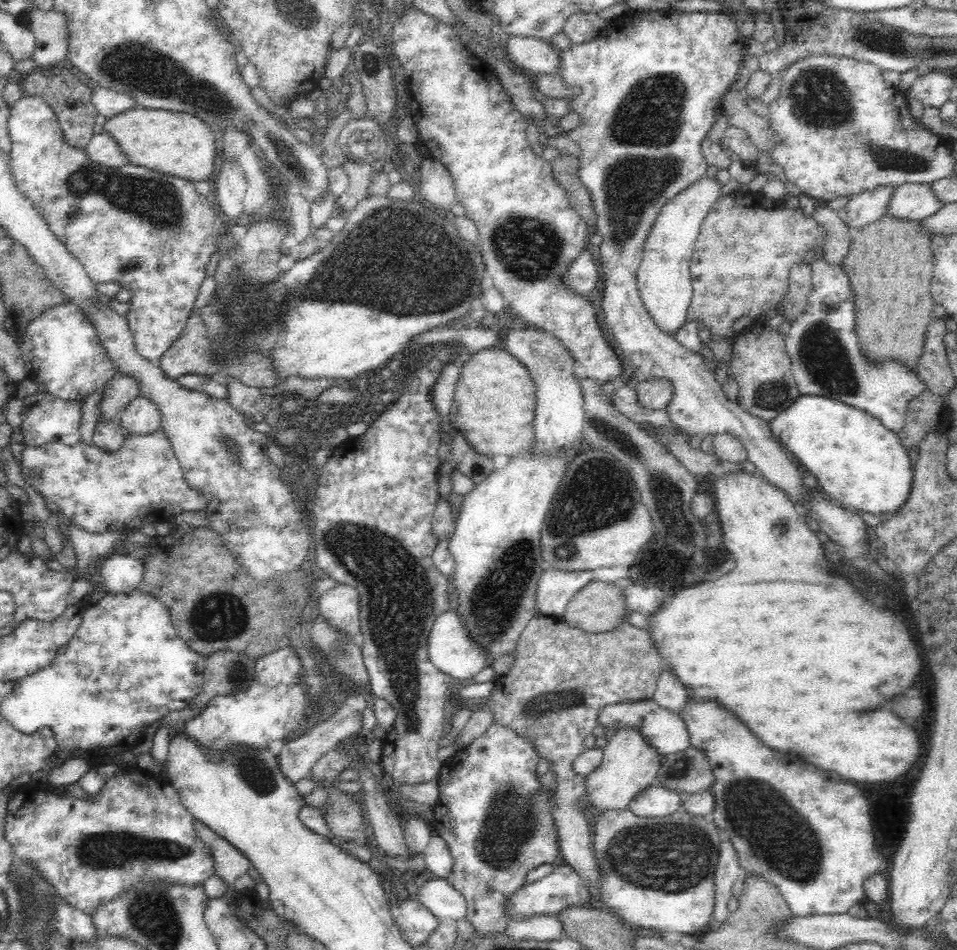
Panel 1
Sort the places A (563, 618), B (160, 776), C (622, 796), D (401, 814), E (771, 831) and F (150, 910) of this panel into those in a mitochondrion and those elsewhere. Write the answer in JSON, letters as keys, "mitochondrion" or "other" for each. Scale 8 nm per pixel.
{"A":"other","B":"other","C":"other","D":"other","E":"mitochondrion","F":"mitochondrion"}

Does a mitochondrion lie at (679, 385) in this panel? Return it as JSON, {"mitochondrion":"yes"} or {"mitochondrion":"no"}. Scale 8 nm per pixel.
{"mitochondrion":"no"}

